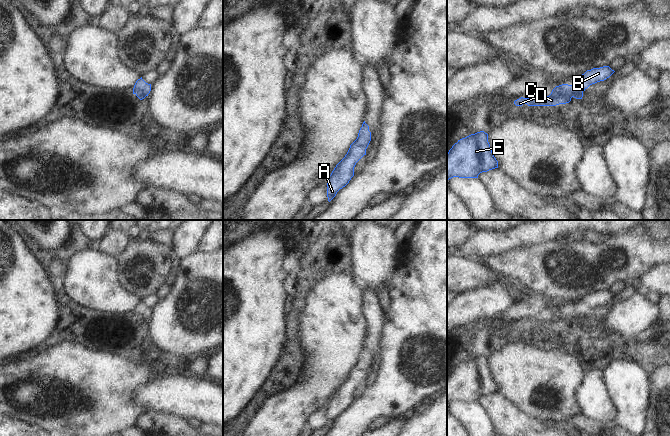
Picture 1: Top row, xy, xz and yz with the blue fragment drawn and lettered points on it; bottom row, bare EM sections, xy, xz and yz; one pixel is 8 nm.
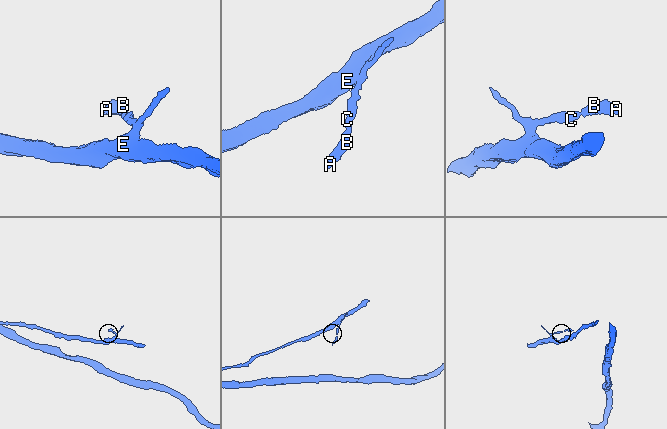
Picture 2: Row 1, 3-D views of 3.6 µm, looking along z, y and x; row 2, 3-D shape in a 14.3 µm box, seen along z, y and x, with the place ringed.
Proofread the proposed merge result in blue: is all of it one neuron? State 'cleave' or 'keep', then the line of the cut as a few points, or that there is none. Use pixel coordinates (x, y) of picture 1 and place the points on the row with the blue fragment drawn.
keep; cut none

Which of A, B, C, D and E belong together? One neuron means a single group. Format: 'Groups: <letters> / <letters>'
Groups: A B C D E

